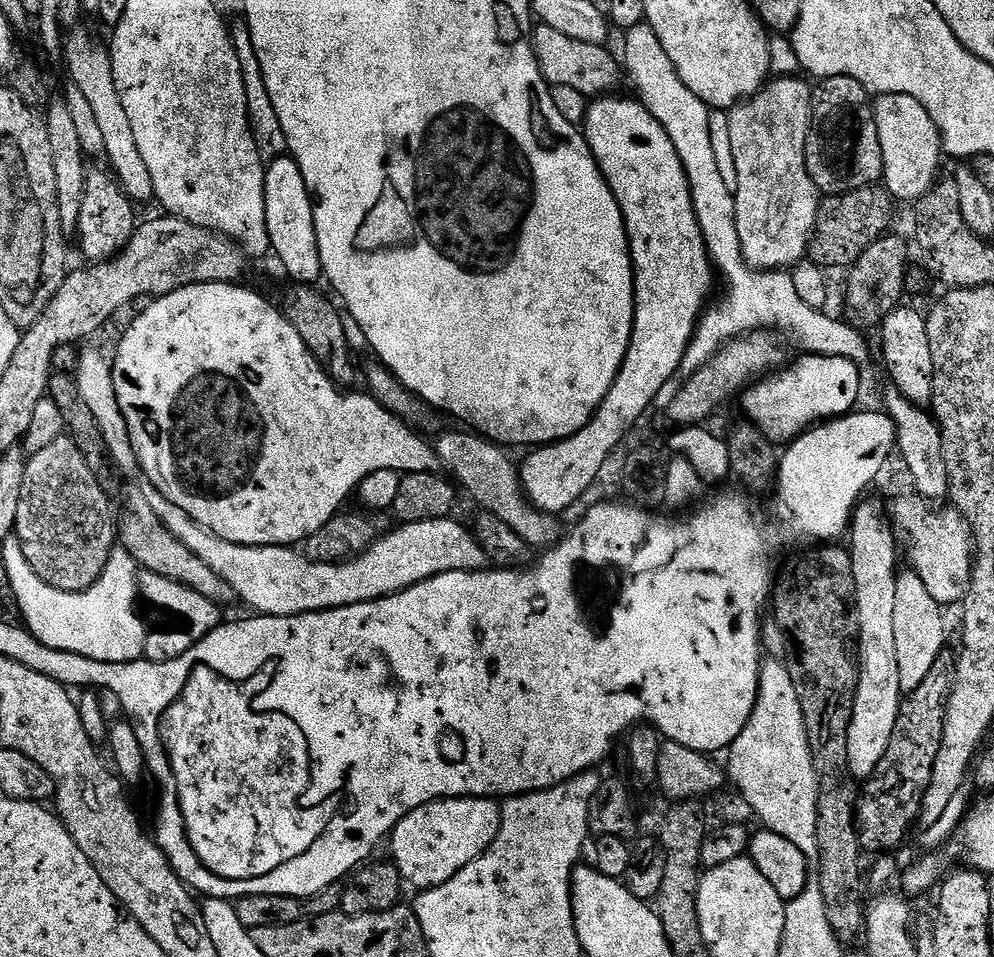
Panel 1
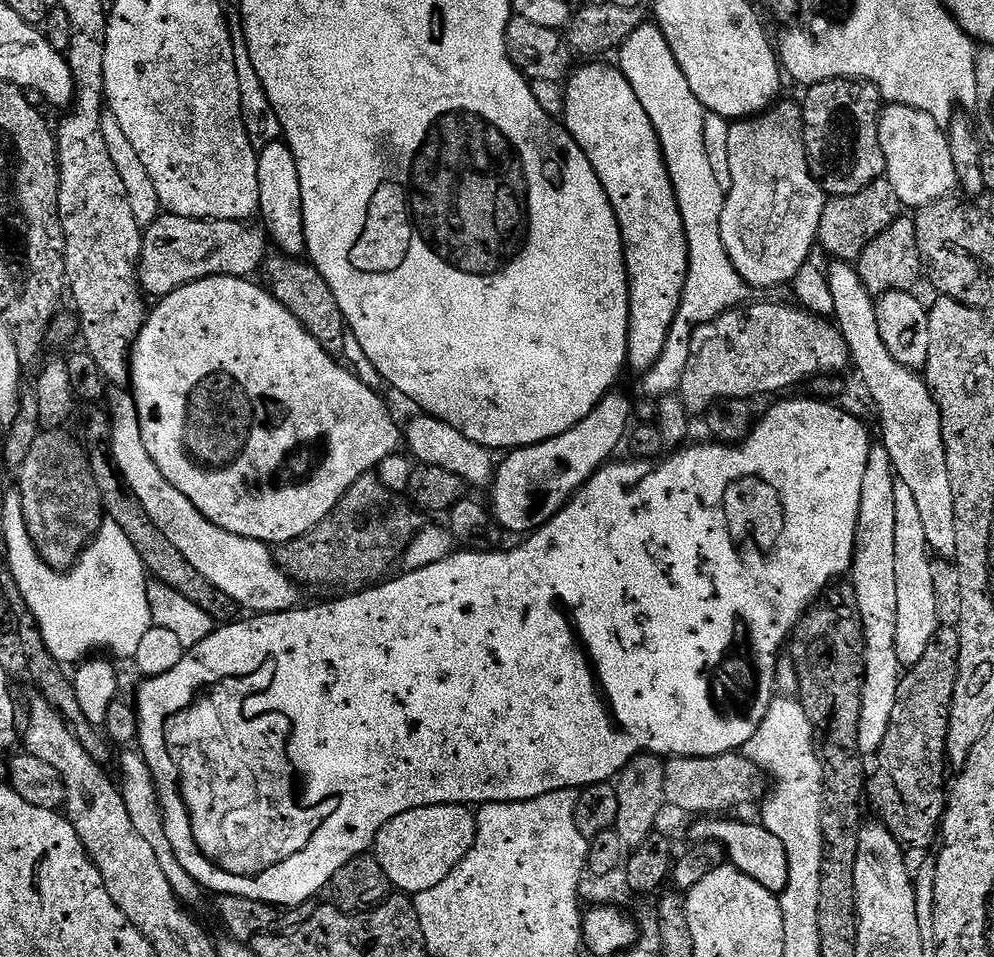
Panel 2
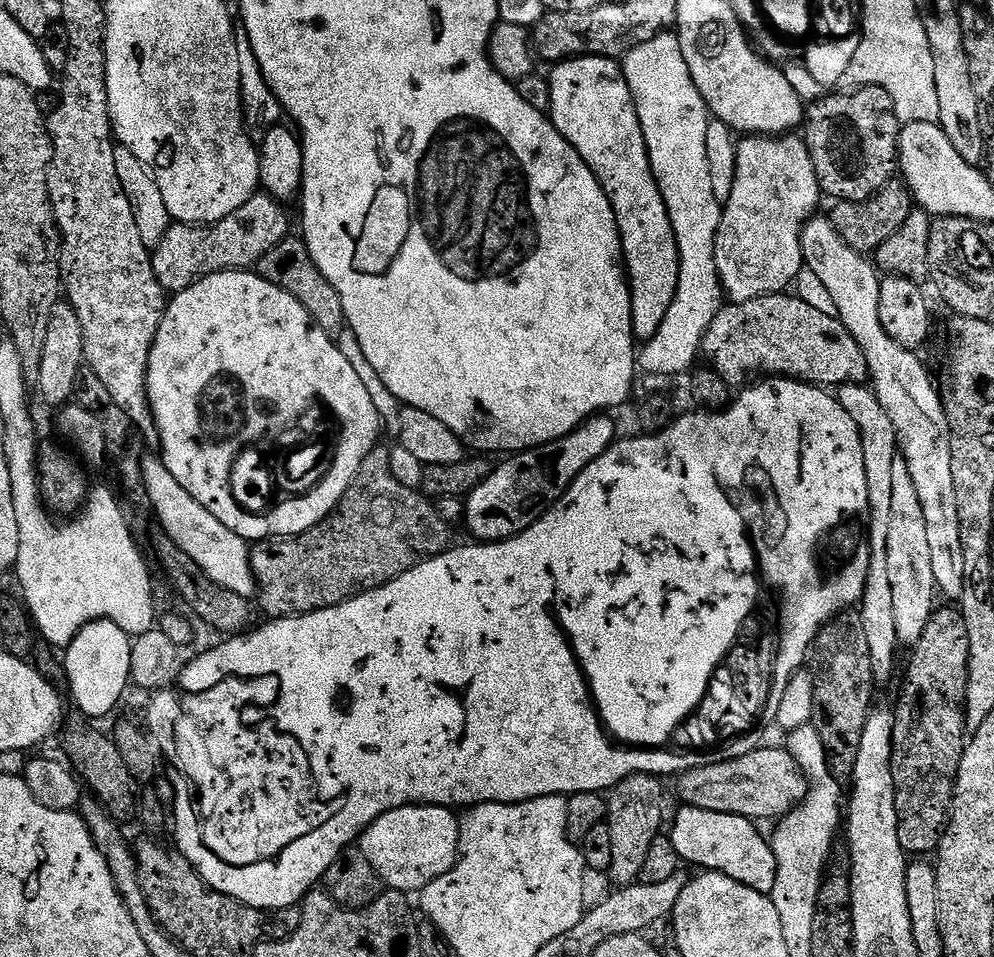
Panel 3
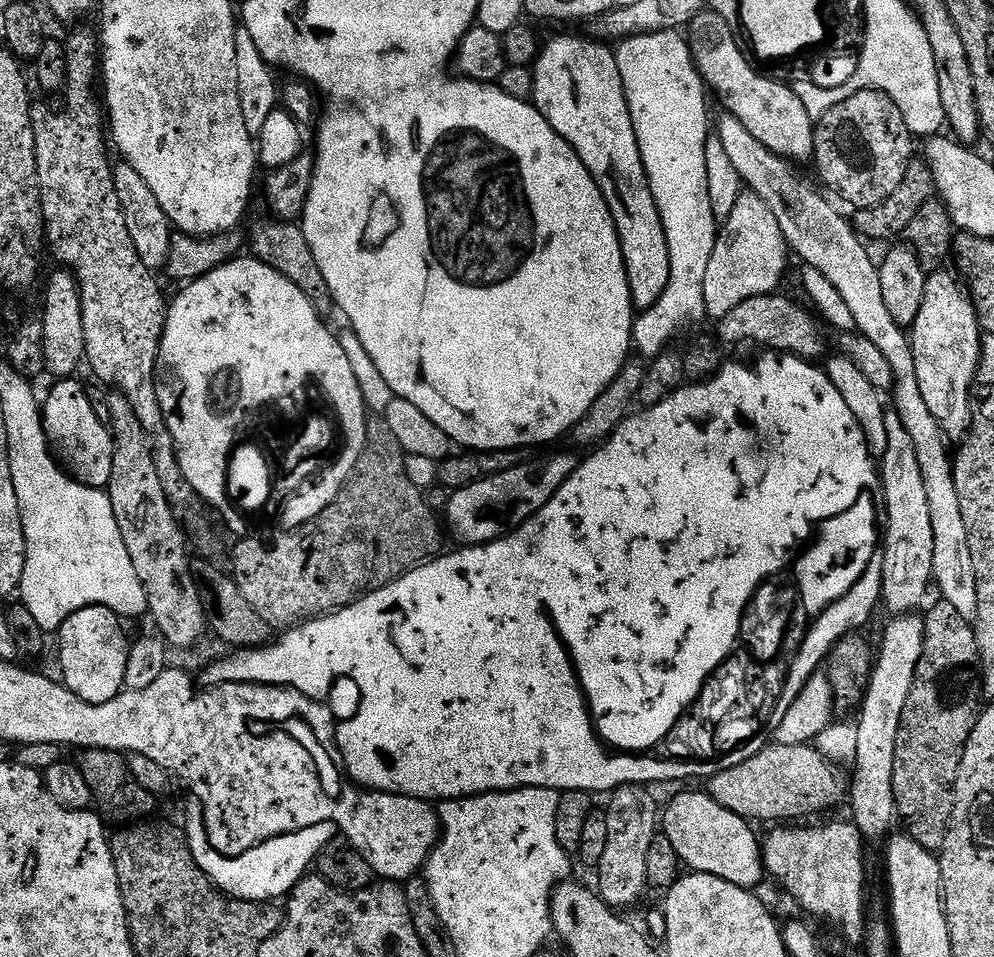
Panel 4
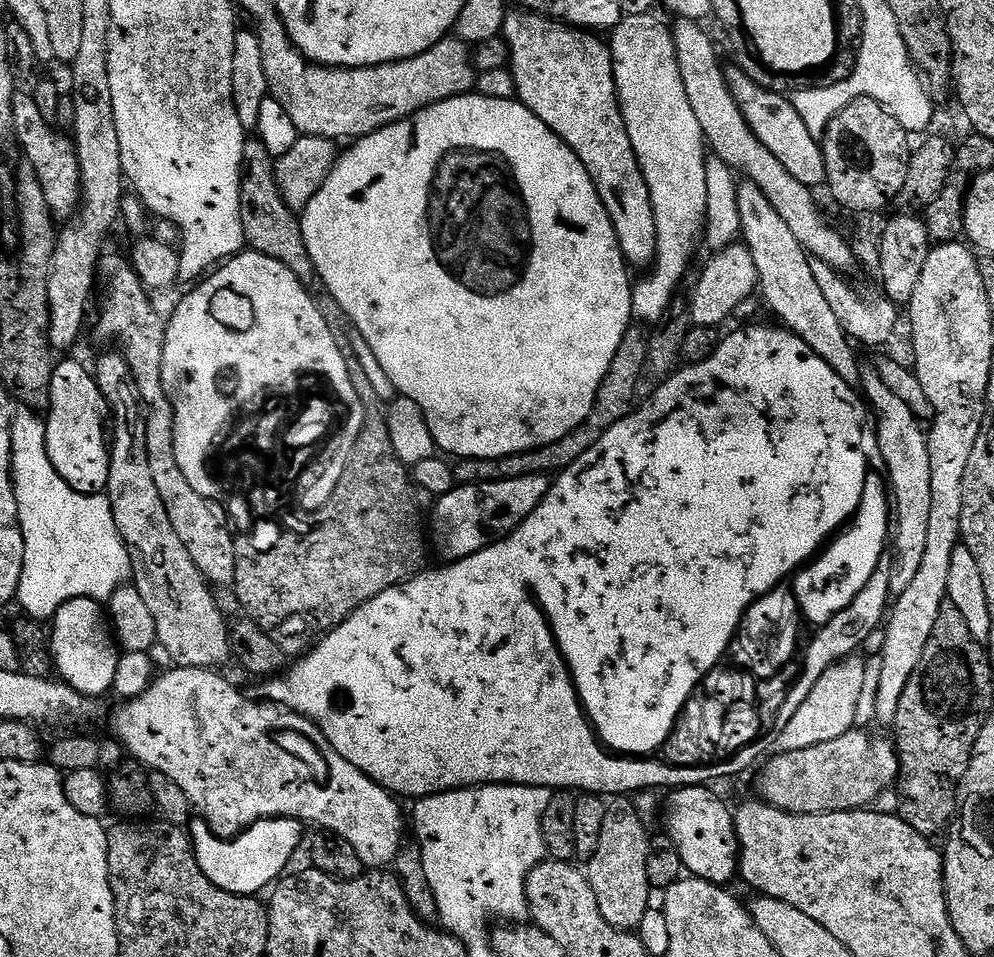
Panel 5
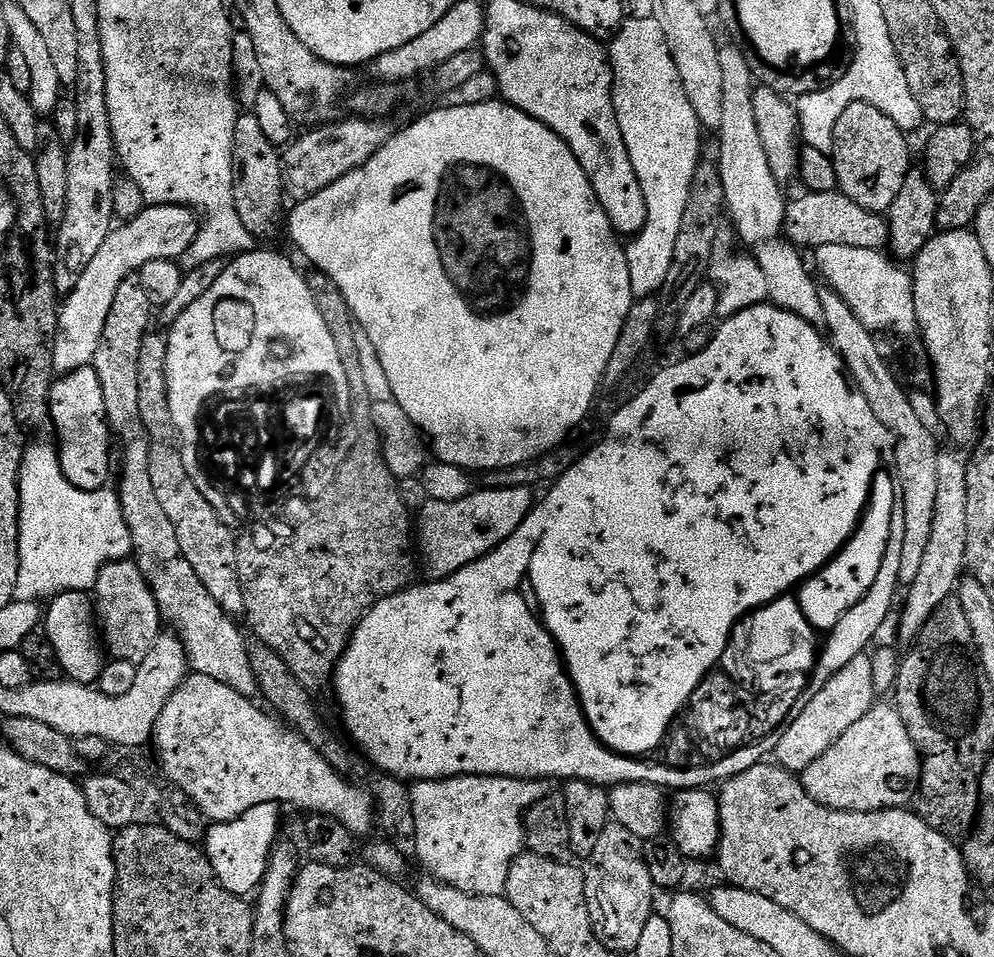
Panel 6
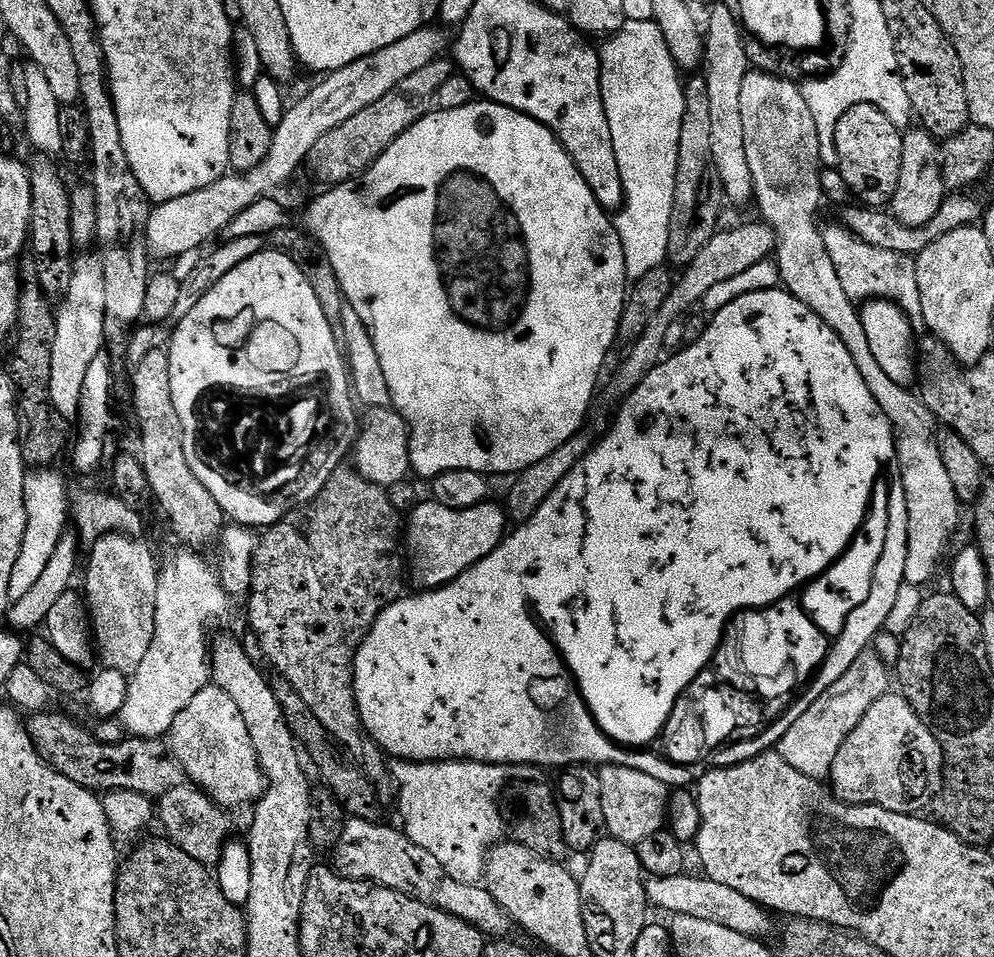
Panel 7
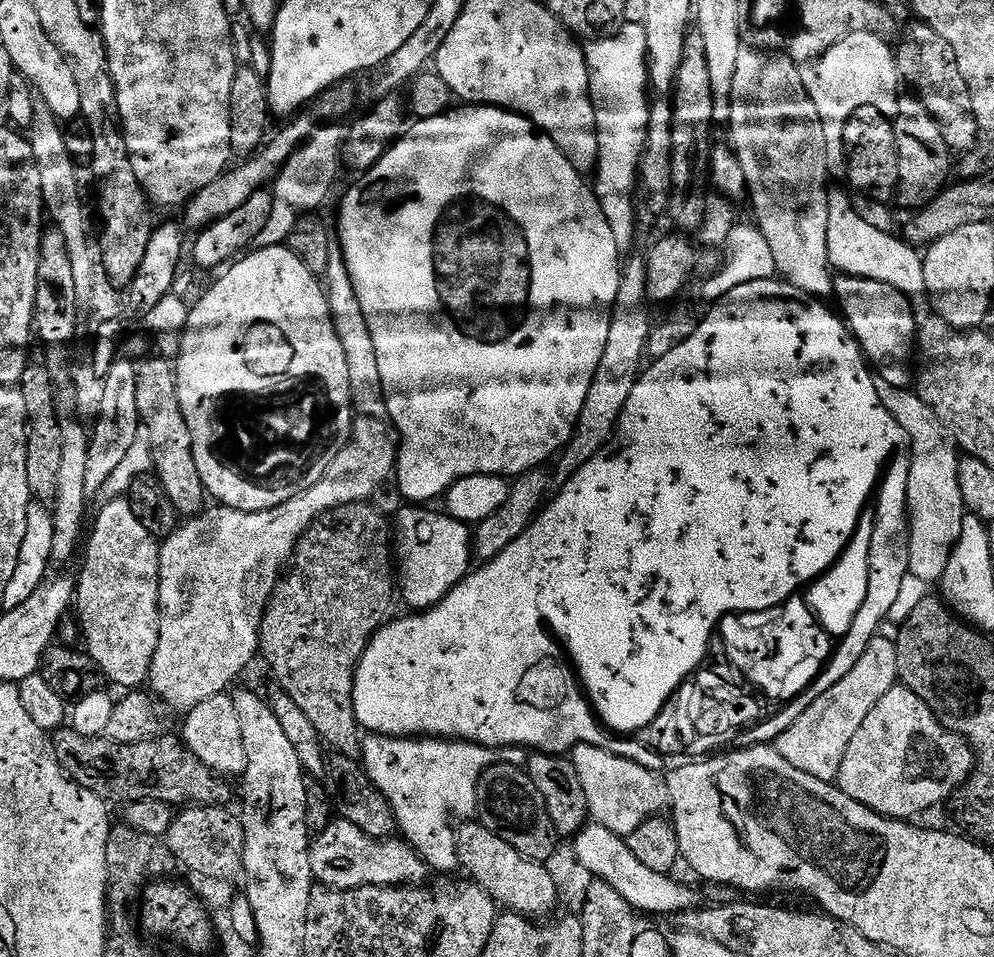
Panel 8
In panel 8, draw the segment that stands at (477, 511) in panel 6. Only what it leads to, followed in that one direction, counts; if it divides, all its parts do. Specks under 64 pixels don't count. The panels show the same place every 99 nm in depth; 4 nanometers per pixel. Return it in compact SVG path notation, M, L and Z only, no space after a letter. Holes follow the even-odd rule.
M404 506L394 517L398 592L404 595L405 602L412 610L427 610L440 604L451 588L468 575L474 564L473 529L453 516L439 516L428 510L424 506Z

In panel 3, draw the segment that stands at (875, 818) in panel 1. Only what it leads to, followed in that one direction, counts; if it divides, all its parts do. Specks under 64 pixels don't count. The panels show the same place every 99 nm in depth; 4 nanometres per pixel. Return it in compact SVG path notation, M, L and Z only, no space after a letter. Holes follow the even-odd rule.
M956 606L948 607L952 608L937 607L926 624L926 630L922 632L922 638L914 645L913 652L916 653L908 664L908 677L904 680L904 689L900 692L900 701L894 707L892 718L892 773L898 810L898 842L902 842L908 854L935 853L939 849L944 832L948 829L952 792L956 788L956 775L966 743L963 705L968 685L970 642L963 611Z

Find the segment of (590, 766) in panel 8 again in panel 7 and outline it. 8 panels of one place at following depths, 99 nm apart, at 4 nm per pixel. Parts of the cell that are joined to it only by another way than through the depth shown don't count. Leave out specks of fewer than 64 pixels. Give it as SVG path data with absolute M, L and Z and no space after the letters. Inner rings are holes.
M617 764L603 765L598 775L605 831L613 839L635 846L651 834L663 831L667 823L669 785L650 774Z

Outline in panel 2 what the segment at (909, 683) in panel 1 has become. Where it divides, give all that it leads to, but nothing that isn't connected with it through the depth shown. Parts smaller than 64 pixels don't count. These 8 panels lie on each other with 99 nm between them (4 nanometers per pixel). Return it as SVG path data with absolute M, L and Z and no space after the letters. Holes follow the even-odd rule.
M894 486L894 575L898 589L898 658L905 669L922 662L937 628L941 627L936 605L936 576L932 573L933 553L926 542L926 529L910 486Z

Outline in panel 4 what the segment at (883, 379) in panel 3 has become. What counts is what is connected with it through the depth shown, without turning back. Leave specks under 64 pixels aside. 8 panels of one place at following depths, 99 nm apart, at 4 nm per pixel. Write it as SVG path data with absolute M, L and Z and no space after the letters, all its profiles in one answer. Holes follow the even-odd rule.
M724 114L721 117L717 124L715 121L714 135L722 140L723 149L740 175L742 184L747 191L758 194L766 206L770 206L770 214L778 218L778 226L789 249L795 255L797 252L804 264L814 266L814 270L826 274L834 290L842 294L846 307L850 309L850 315L856 323L856 332L870 338L870 342L882 350L886 362L890 362L896 378L894 410L914 442L914 454L918 454L918 467L922 470L922 482L926 482L926 499L930 502L930 526L934 526L934 588L941 592L939 595L943 600L958 610L958 614L962 614L962 618L975 621L978 614L978 582L974 578L974 558L970 558L966 521L962 519L962 506L958 503L958 490L954 486L953 457L950 452L948 456L949 445L940 423L934 418L930 406L926 406L926 398L922 398L922 386L918 386L918 374L914 370L909 333L900 328L898 322L890 318L890 310L886 310L880 269L877 261L872 261L868 253L869 245L856 231L853 221L849 217L847 220L819 187L811 188L792 169L795 167L789 161L762 146L762 142L758 142L758 138L754 138L754 134L750 134L750 130L746 130L746 126L742 126L742 122L733 116Z

